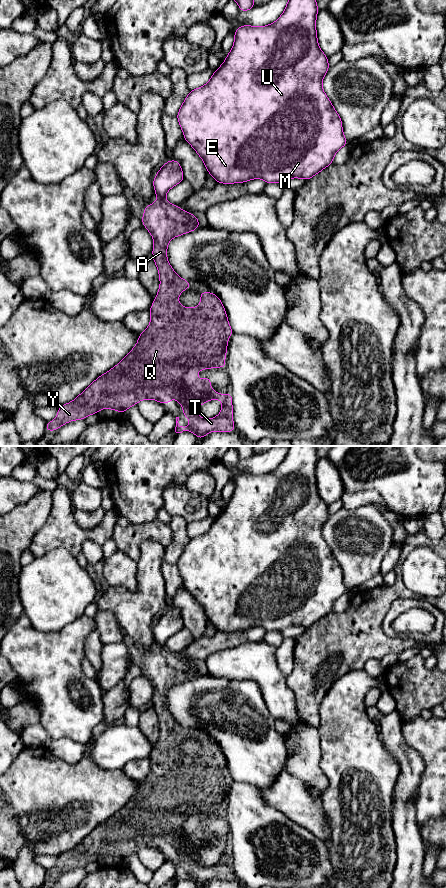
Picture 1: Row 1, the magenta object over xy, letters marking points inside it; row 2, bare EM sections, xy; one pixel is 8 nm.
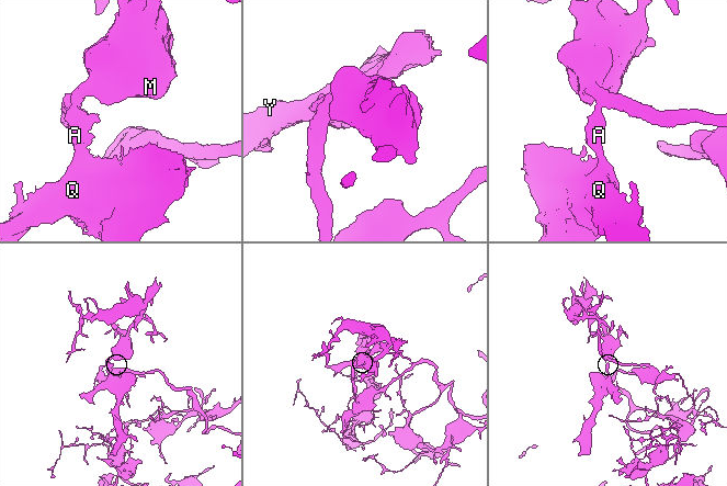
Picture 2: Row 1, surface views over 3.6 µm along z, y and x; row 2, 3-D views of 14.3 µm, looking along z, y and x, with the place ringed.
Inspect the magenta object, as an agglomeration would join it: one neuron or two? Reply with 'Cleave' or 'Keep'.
Cleave

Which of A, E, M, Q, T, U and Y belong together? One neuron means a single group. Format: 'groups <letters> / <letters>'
groups A Q T Y / E M U

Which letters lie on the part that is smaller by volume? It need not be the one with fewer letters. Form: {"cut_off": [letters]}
{"cut_off": ["A", "Q", "T", "Y"]}

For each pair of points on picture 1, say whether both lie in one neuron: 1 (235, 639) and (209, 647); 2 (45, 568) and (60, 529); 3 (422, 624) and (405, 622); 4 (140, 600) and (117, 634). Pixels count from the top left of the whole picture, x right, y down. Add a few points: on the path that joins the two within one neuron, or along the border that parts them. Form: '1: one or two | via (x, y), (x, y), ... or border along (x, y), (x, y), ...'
1: one | via (229, 639), (220, 640), (215, 643)
2: two | border along (74, 556), (64, 549), (54, 548), (35, 558)
3: one | via (418, 622), (409, 622)
4: two | border along (105, 610), (108, 610), (114, 616), (125, 634)

